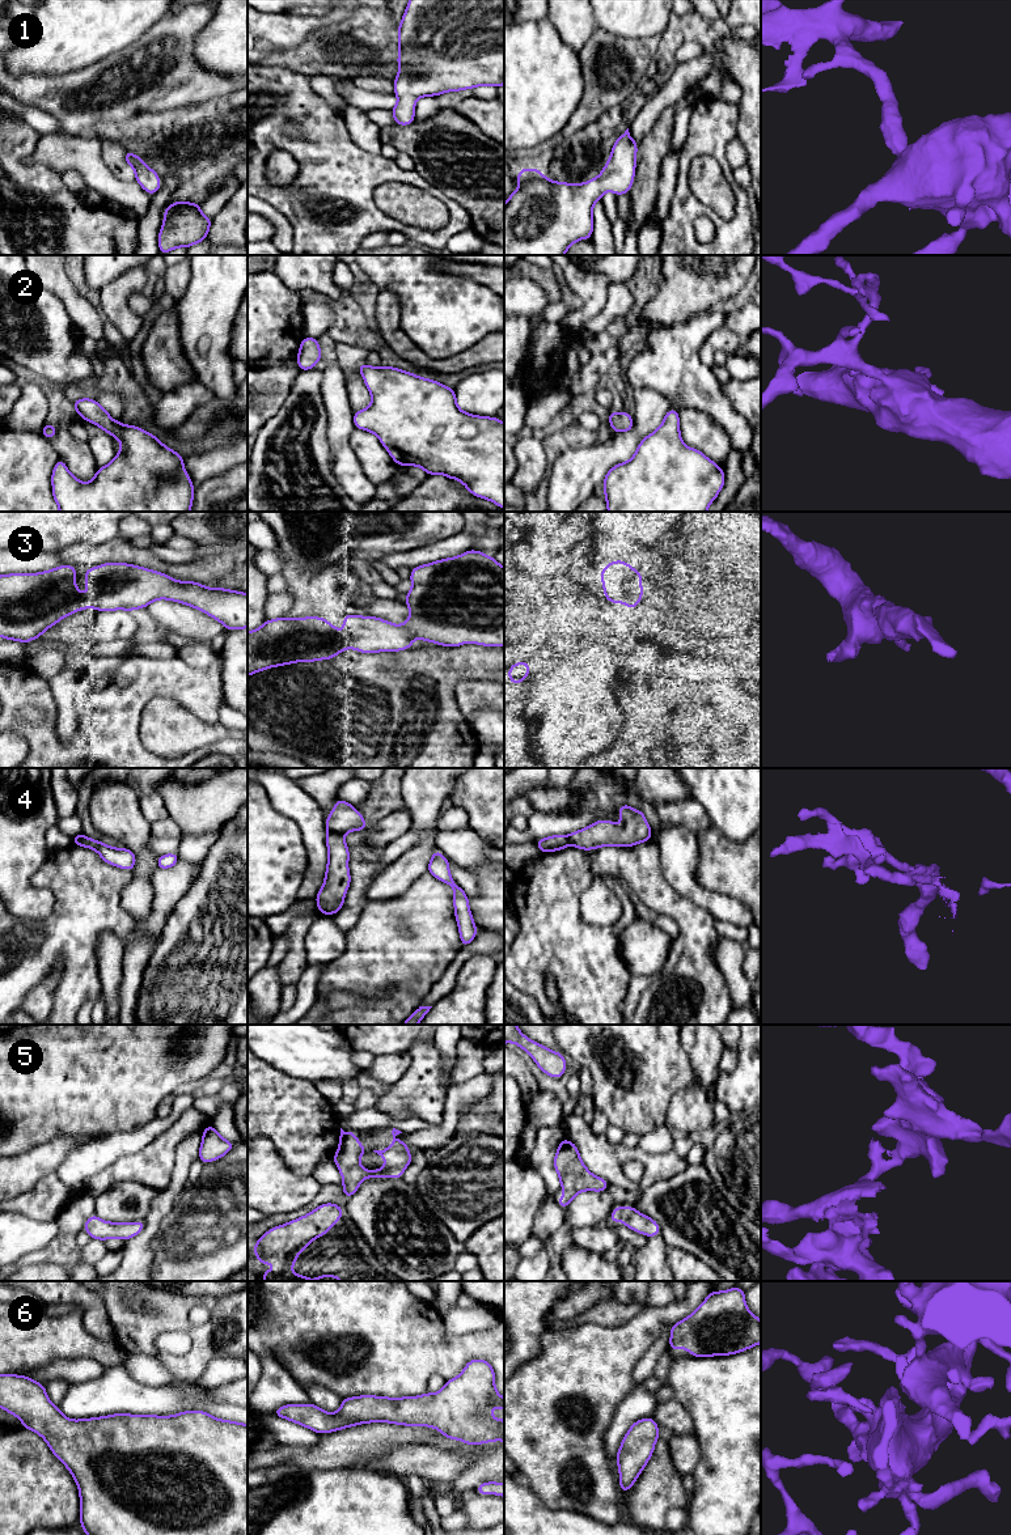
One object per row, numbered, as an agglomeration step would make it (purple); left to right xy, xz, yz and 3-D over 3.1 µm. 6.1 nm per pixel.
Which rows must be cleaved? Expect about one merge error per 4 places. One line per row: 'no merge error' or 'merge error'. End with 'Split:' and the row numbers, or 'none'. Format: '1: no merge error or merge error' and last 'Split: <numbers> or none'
1: no merge error
2: no merge error
3: no merge error
4: merge error
5: no merge error
6: no merge error
Split: 4

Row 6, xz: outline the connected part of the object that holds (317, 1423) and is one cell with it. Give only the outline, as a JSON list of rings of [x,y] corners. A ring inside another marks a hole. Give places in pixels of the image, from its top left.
[[[475,1358],[435,1394],[346,1398],[335,1413],[329,1413],[312,1403],[285,1404],[272,1415],[320,1434],[360,1424],[390,1422],[436,1428],[448,1439],[482,1445],[492,1441],[504,1442],[504,1420],[490,1415],[494,1408],[504,1409],[504,1398],[495,1388],[495,1371],[488,1361]]]

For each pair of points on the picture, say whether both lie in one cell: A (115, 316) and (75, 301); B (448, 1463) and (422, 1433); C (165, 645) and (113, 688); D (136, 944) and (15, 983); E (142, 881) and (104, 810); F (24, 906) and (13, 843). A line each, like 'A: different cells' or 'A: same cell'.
A: different cells
B: different cells
C: different cells
D: different cells
E: same cell
F: same cell

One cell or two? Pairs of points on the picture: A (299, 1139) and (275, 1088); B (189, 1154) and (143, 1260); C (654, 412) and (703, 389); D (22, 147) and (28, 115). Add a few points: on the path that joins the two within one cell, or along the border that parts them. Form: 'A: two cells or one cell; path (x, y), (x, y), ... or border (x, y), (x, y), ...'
A: one cell; path (299, 1126), (299, 1122), (278, 1101)
B: one cell; path (178, 1181), (157, 1212), (147, 1234)
C: two cells; border (643, 389), (654, 389), (661, 393), (672, 406)
D: two cells; border (25, 122), (41, 134)

